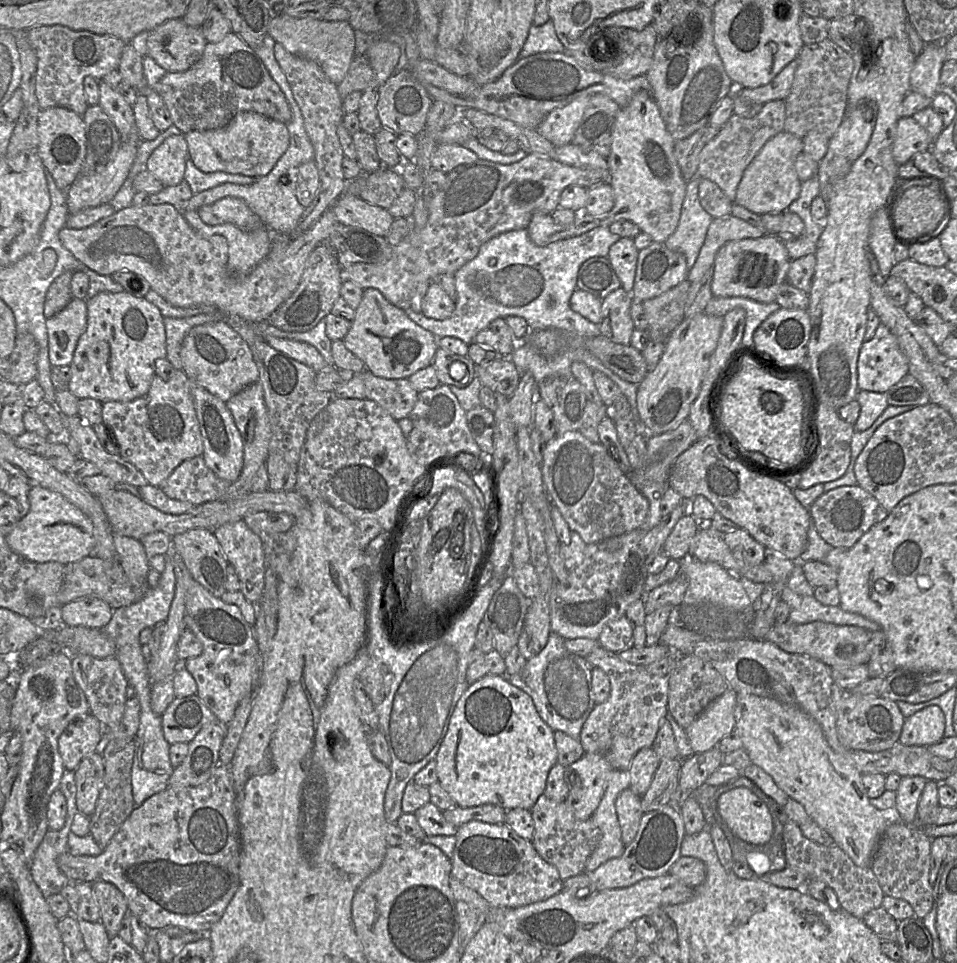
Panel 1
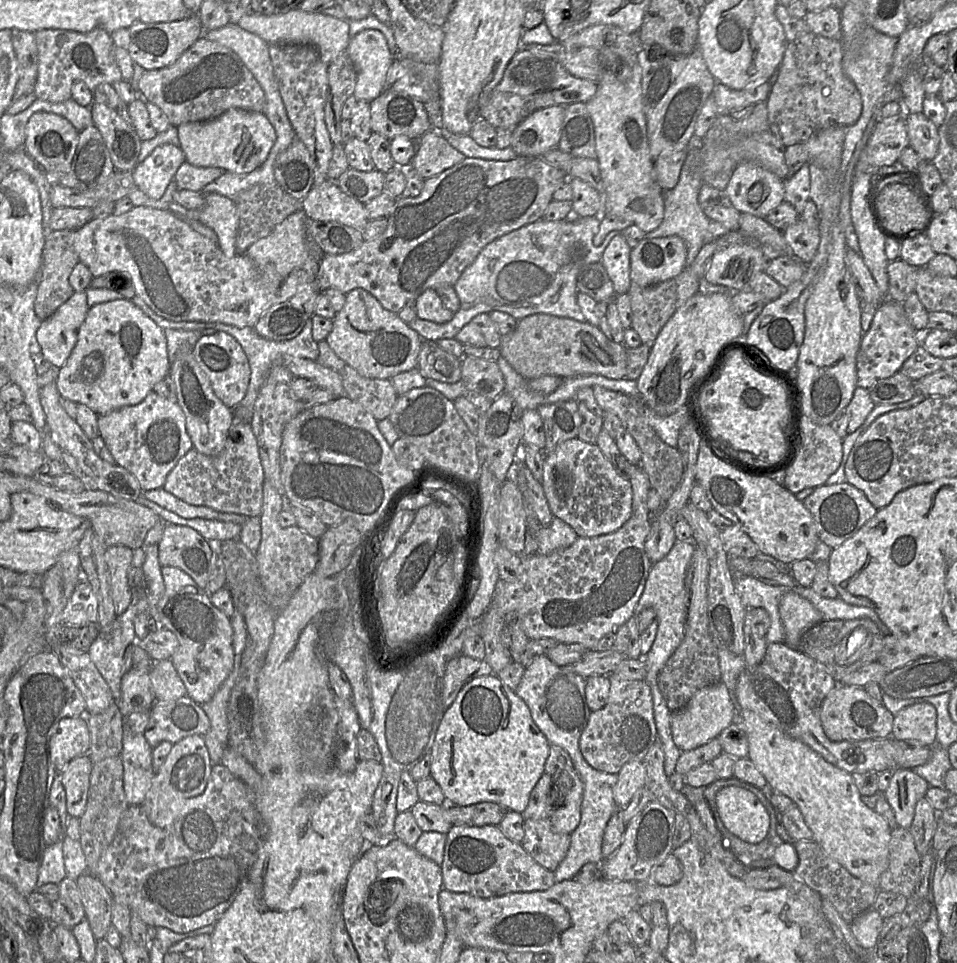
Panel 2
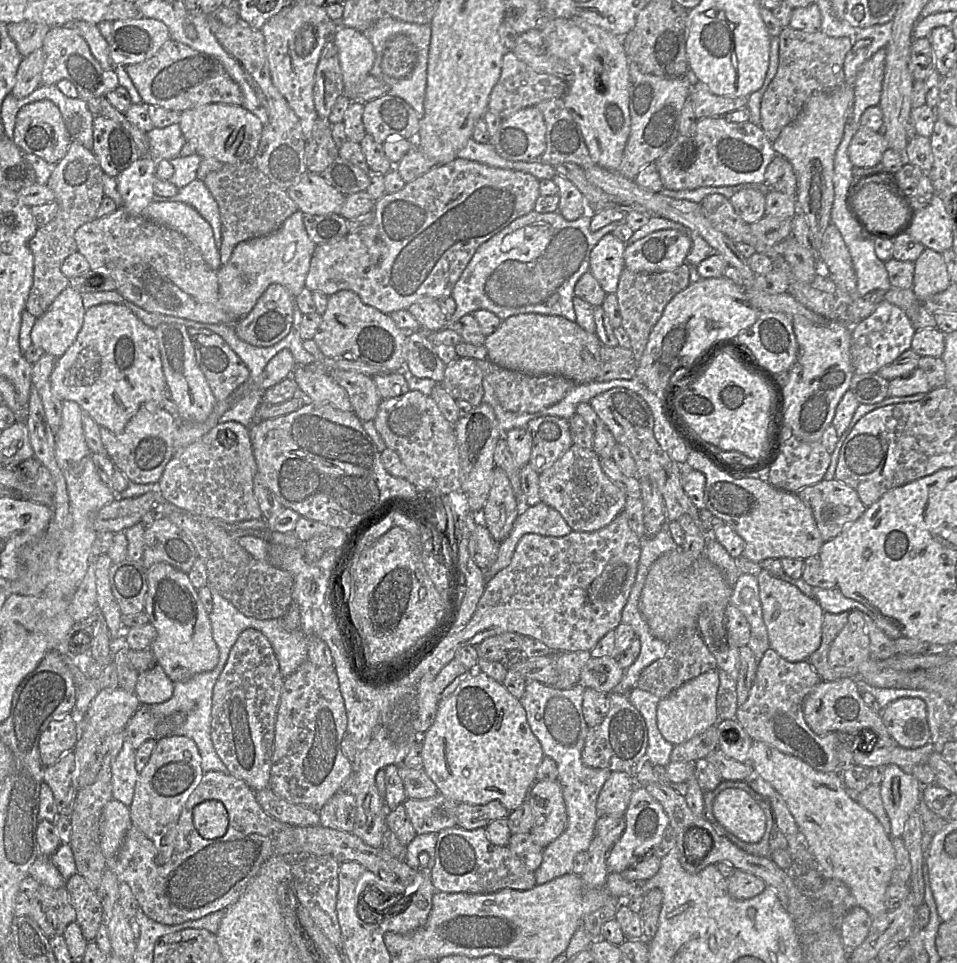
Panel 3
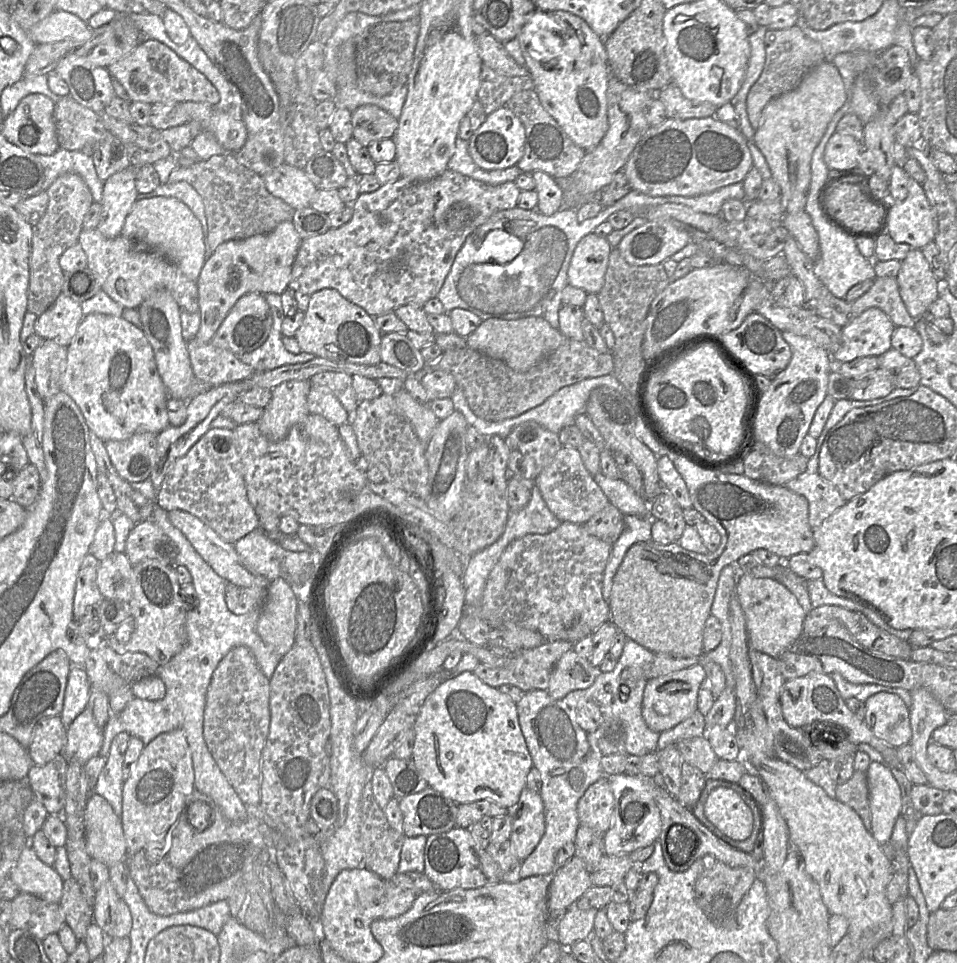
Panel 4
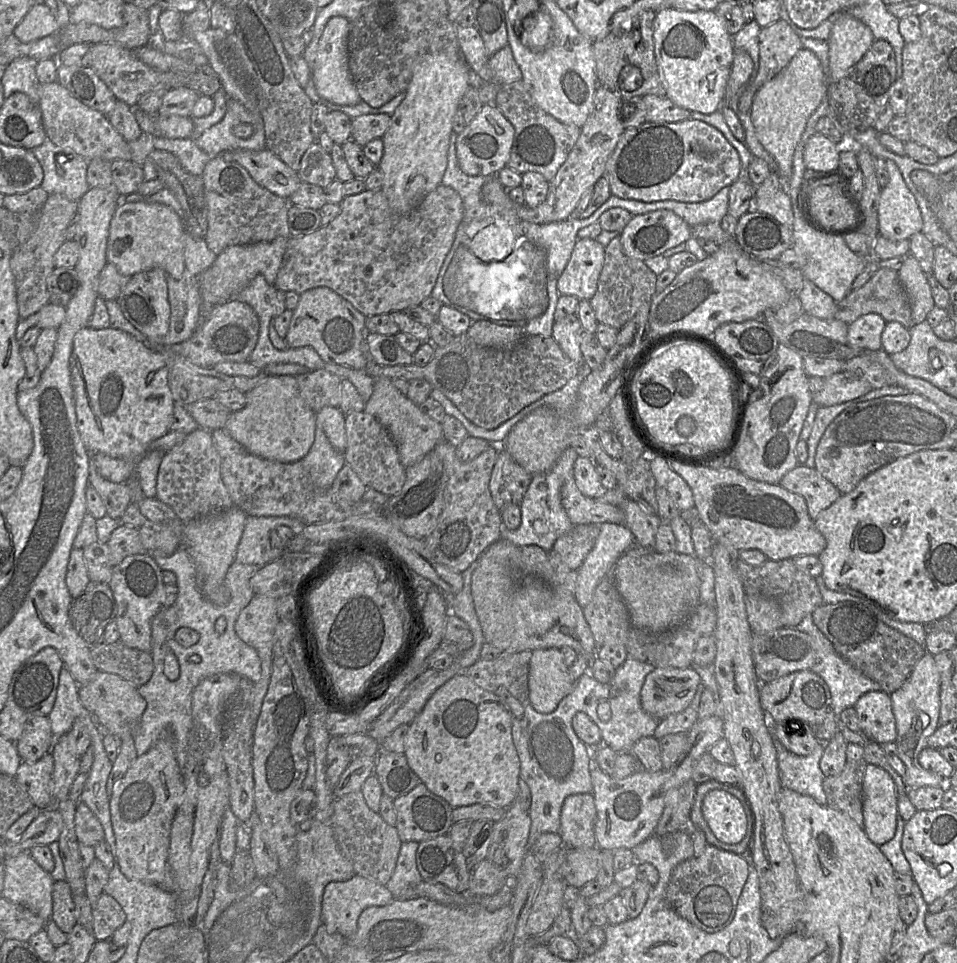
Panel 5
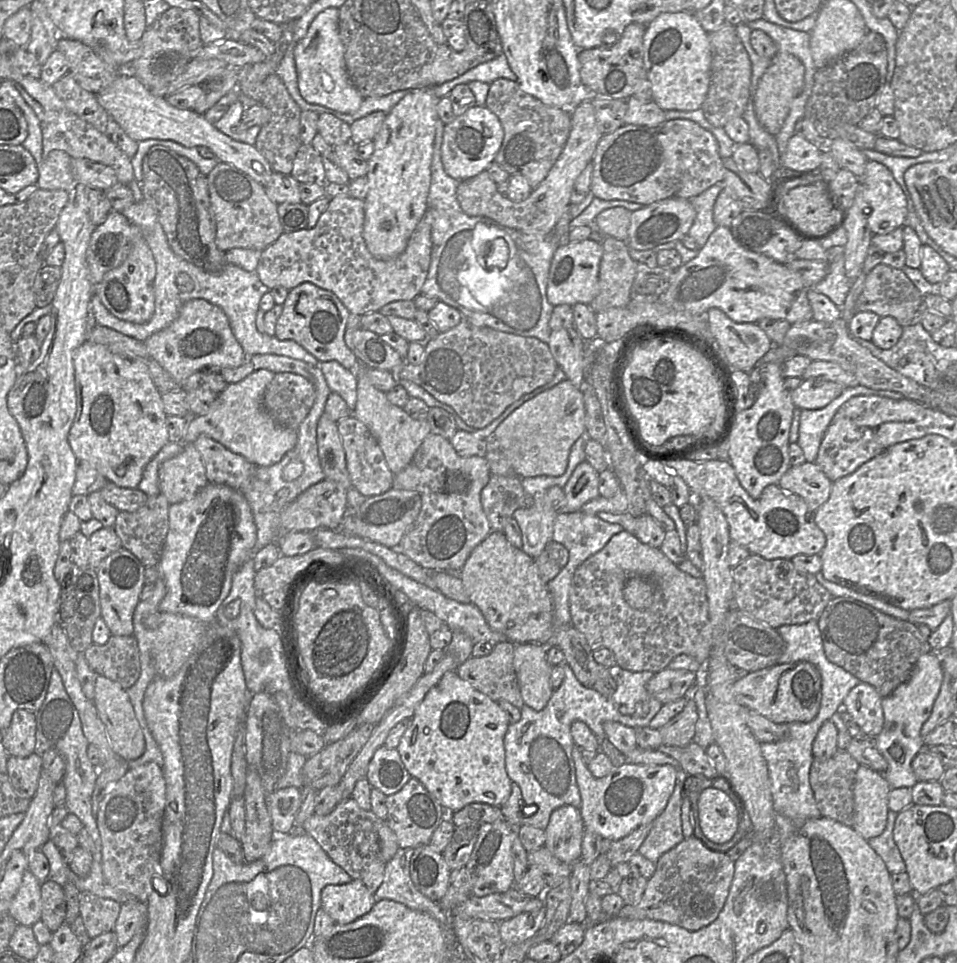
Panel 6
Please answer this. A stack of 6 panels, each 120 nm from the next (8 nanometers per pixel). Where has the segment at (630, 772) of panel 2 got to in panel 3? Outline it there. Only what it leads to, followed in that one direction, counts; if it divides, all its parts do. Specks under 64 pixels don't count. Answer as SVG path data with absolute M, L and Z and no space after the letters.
M623 771L612 772L597 799L596 809L599 817L624 816L636 786L635 776Z

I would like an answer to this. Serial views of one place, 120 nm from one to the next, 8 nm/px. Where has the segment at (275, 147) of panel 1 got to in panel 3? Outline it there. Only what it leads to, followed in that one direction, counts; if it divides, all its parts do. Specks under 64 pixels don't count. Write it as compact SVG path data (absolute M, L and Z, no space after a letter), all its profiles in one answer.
M212 103L181 112L178 123L186 141L195 146L201 158L211 158L221 163L251 162L263 132L263 124L241 105Z

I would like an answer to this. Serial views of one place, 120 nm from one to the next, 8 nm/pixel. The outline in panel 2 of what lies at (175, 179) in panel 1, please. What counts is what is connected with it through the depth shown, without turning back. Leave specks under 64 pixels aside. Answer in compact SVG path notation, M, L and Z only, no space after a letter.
M164 144L156 147L147 158L132 170L135 186L151 199L159 199L185 161L180 146Z

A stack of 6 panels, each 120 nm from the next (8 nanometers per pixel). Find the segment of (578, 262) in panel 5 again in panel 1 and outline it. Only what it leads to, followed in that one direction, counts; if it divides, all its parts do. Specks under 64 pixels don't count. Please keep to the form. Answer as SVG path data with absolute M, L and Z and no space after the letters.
M621 237L611 245L608 258L621 281L621 287L632 295L639 250L634 239Z

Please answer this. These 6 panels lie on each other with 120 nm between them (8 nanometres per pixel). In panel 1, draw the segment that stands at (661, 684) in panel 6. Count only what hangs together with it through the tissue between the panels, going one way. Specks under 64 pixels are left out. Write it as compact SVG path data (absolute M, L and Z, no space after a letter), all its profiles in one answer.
M729 688L713 700L685 729L694 753L708 751L718 746L723 737L735 730L736 702L737 693Z

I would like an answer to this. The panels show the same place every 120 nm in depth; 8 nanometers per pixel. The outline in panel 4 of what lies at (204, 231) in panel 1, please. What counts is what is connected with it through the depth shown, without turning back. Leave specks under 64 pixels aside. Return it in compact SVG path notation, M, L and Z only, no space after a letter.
M180 181L173 184L161 184L152 192L139 194L138 199L146 199L159 196L176 198L184 203L191 210L194 216L201 223L206 245L208 227L205 216L204 204L196 190L187 182Z

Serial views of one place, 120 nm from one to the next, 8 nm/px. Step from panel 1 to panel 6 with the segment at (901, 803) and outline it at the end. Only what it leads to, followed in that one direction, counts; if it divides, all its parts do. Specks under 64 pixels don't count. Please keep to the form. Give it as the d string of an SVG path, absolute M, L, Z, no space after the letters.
M866 765L856 771L852 828L865 840L882 834L887 824L888 795L891 790L882 773Z

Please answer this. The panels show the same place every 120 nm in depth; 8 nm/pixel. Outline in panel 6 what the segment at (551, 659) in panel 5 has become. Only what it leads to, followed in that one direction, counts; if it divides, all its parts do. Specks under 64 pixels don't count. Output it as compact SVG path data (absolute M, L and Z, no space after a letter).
M525 643L525 644L514 644L514 658L513 665L516 672L521 697L526 705L535 711L541 711L547 705L549 699L552 696L554 689L551 686L551 670L552 665L550 665L546 658L546 652L548 647L556 647L550 645L540 645L537 643Z

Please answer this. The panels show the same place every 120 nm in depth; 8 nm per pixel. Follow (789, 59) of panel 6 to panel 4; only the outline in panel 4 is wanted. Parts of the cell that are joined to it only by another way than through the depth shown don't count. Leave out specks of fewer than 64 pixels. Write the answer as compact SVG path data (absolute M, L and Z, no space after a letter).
M824 61L812 69L794 90L773 98L762 110L753 143L764 155L772 178L781 189L785 214L805 211L812 154L833 115L846 101L847 94L840 73L830 61Z

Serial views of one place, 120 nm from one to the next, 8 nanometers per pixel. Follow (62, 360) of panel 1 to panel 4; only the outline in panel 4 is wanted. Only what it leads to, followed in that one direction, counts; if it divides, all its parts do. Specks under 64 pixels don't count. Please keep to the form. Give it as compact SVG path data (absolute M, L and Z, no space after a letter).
M60 293L55 302L37 317L34 333L42 339L67 347L84 317L80 304Z

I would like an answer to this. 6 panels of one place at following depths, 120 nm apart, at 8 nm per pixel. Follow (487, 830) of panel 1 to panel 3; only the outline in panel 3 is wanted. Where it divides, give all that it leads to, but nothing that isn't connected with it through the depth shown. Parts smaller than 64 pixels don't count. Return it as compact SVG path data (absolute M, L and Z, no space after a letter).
M455 826L439 832L435 847L435 864L429 874L436 891L447 893L484 894L502 889L529 890L536 885L534 871L529 870L509 847L492 844L487 838L485 828L465 830Z

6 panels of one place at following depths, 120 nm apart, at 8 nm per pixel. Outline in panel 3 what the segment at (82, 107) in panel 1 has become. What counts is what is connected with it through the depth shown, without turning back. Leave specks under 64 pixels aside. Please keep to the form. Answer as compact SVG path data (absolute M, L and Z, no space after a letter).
M51 27L41 48L45 56L41 75L42 85L56 85L60 80L66 79L75 86L78 97L86 102L93 98L105 96L119 86L116 72L103 68L92 55L84 38L72 28Z

